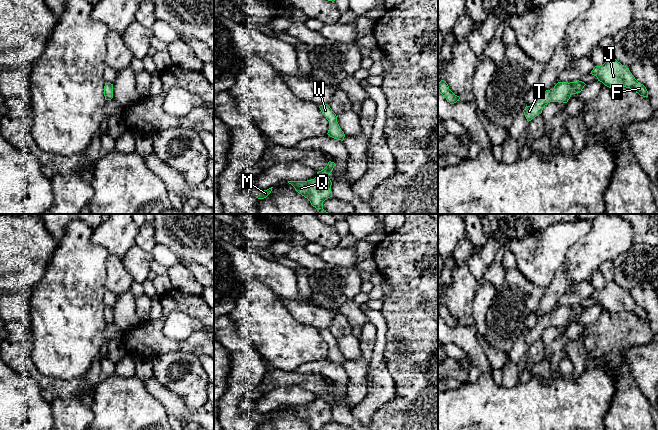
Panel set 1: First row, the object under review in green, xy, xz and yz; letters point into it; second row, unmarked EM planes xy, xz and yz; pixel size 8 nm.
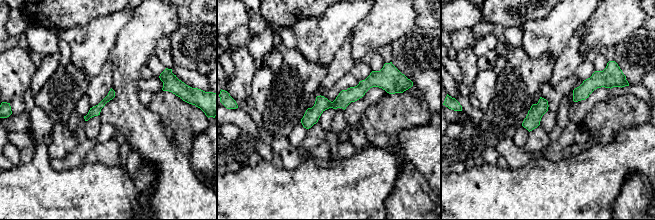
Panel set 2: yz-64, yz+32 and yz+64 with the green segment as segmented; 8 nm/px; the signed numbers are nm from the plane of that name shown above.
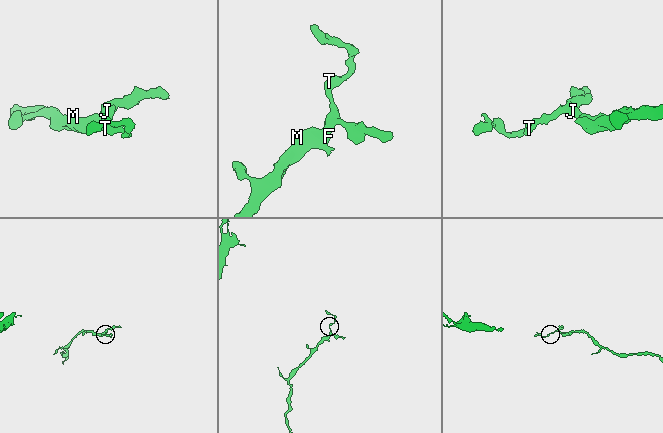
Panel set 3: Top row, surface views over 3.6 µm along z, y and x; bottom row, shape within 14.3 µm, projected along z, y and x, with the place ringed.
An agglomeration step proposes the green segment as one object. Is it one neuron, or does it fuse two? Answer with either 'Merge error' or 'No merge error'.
No merge error

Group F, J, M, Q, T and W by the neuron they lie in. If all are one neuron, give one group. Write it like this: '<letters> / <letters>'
F J M Q T W

